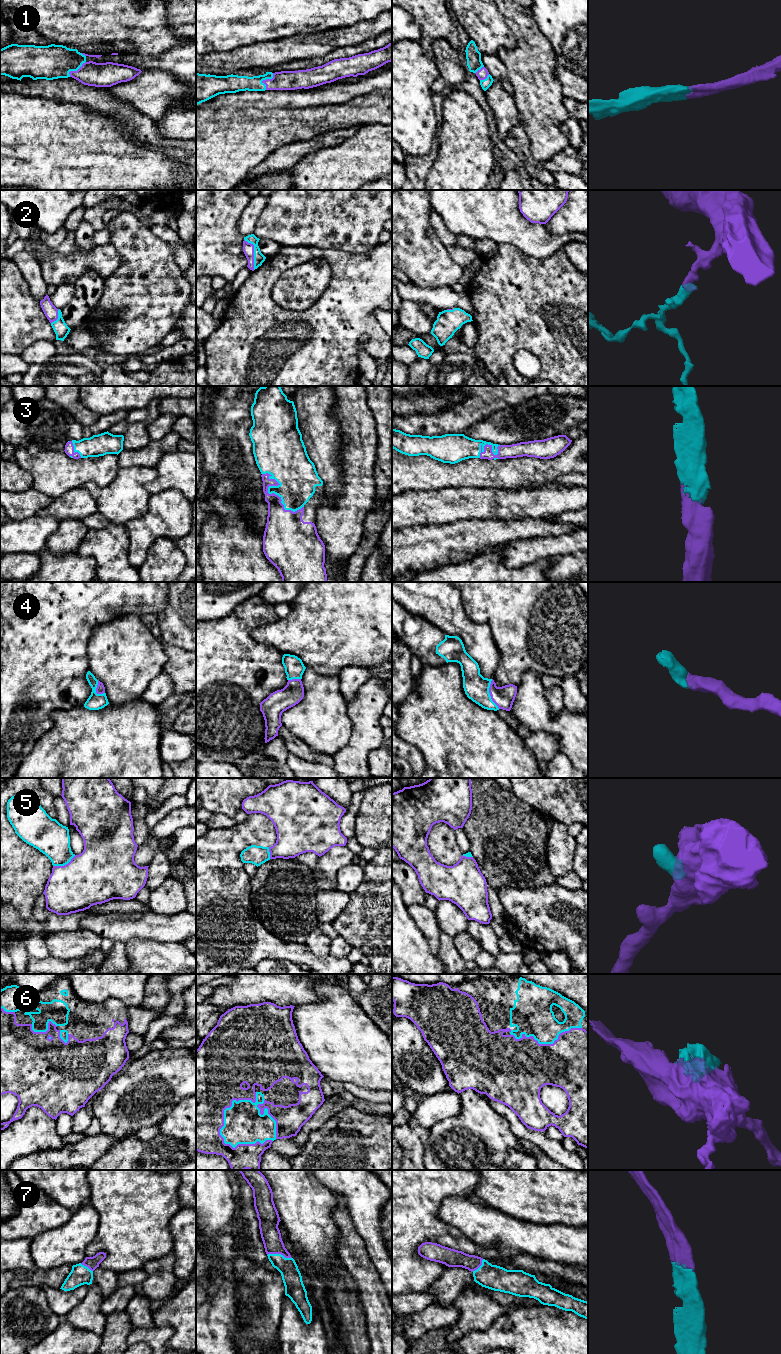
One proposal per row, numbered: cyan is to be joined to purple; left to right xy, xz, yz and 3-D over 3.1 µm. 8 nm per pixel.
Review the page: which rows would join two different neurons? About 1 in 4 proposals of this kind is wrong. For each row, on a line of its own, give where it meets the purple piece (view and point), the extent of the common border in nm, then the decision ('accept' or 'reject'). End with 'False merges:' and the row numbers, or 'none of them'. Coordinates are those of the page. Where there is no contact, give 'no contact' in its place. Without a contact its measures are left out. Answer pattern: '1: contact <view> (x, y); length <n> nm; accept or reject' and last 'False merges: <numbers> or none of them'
1: contact xz (266, 79); length 150 nm; accept
2: contact xz (253, 253); length 260 nm; accept
3: contact xz (272, 493); length 440 nm; accept
4: contact yz (490, 694); length 240 nm; accept
5: contact xy (64, 865); length 200 nm; accept
6: contact xz (231, 1146); length 480 nm; accept
7: contact xz (279, 1253); length 200 nm; accept
False merges: none of them

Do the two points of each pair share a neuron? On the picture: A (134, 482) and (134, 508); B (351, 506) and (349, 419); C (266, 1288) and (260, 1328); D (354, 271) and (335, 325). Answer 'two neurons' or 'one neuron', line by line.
A: one neuron
B: one neuron
C: one neuron
D: one neuron

